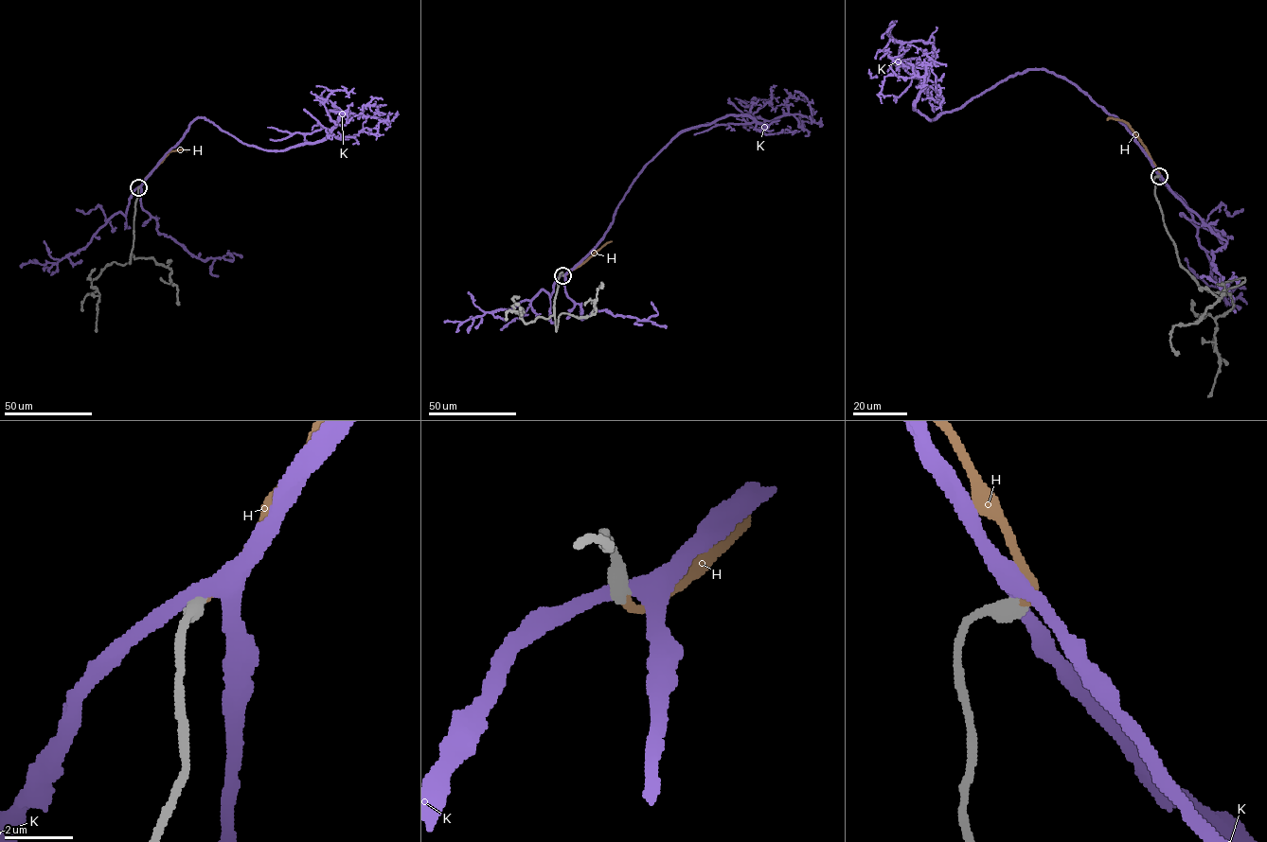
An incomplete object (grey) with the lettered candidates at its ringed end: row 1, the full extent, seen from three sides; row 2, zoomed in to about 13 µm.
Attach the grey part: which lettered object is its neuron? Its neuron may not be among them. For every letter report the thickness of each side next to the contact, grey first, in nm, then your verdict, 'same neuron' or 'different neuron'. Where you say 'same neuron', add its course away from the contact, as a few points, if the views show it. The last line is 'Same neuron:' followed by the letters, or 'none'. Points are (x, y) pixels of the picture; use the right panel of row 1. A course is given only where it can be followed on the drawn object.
H: calibres 500 and 280 nm; same neuron; course (1159, 176), (1146, 146), (1133, 130), (1125, 122), (1107, 119)
K: calibres 550 and 400 nm; different neuron
Same neuron: H

